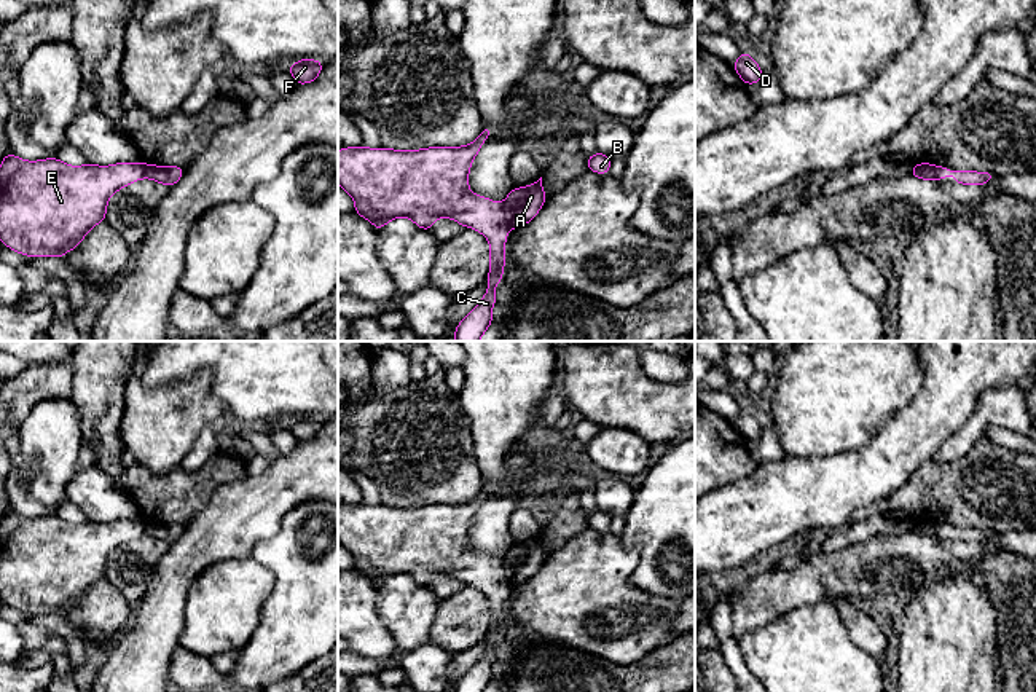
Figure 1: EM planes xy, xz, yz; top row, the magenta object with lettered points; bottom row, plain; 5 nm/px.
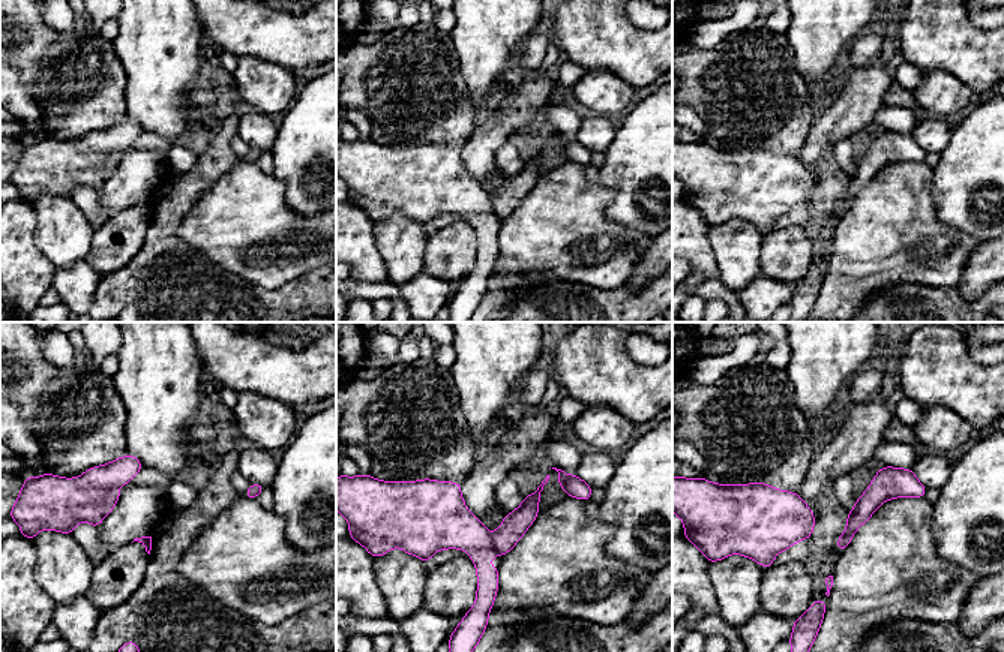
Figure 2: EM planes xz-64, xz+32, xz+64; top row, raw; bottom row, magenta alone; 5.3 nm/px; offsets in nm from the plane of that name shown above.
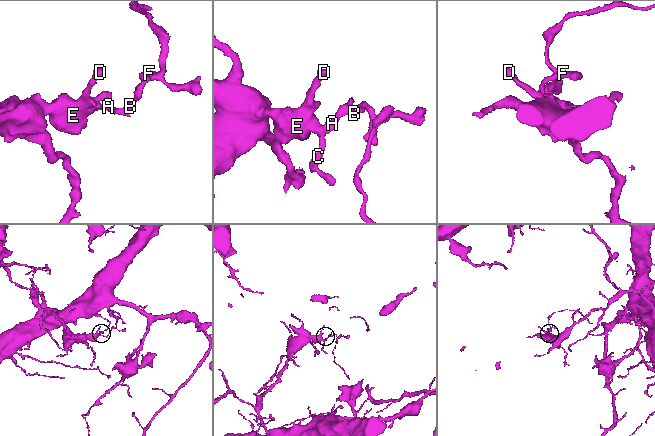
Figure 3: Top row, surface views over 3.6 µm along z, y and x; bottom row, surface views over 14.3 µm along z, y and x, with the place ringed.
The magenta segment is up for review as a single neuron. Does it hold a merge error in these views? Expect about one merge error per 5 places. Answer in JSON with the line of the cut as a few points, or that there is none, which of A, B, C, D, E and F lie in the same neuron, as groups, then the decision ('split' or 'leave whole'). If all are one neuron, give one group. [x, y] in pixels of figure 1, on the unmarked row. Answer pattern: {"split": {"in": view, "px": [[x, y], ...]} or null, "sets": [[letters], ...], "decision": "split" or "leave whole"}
{"split": {"in": "xz", "px": [[501, 560], [506, 579], [510, 584]]}, "sets": [["A", "B", "F"], ["C", "D", "E"]], "decision": "split"}

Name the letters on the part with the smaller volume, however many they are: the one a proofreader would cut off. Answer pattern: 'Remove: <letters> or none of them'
Remove: A, B, F

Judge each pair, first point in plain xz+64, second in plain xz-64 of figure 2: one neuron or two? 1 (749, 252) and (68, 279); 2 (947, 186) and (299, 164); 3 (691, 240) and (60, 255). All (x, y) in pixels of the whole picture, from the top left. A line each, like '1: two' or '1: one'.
1: two
2: one
3: two

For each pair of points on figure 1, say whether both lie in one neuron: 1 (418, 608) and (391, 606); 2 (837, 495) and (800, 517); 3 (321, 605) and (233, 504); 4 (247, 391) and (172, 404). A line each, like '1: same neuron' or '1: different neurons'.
1: same neuron
2: same neuron
3: different neurons
4: different neurons

